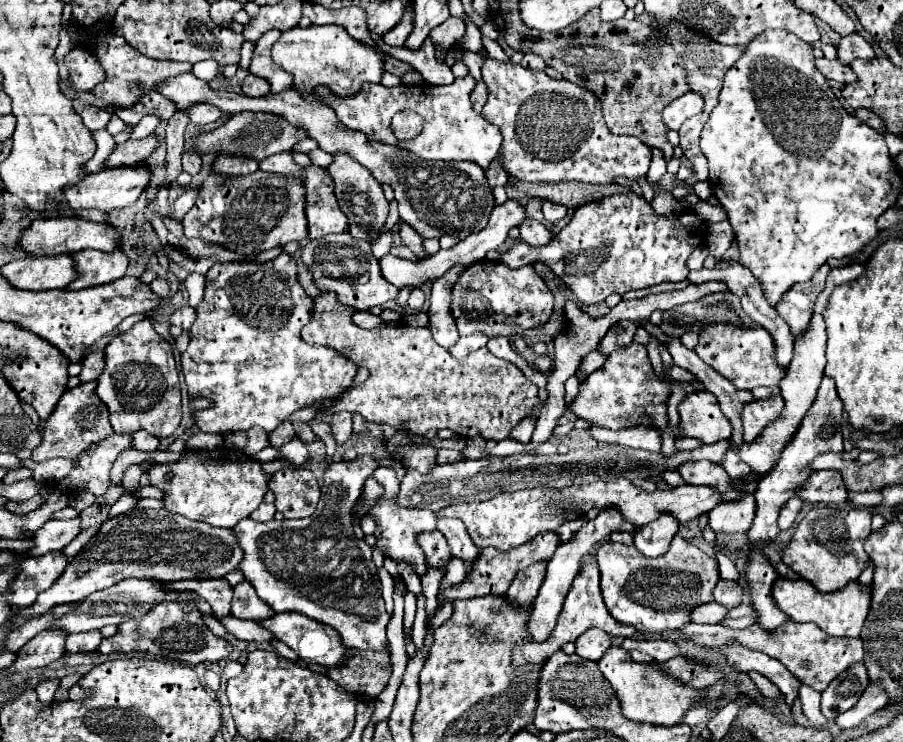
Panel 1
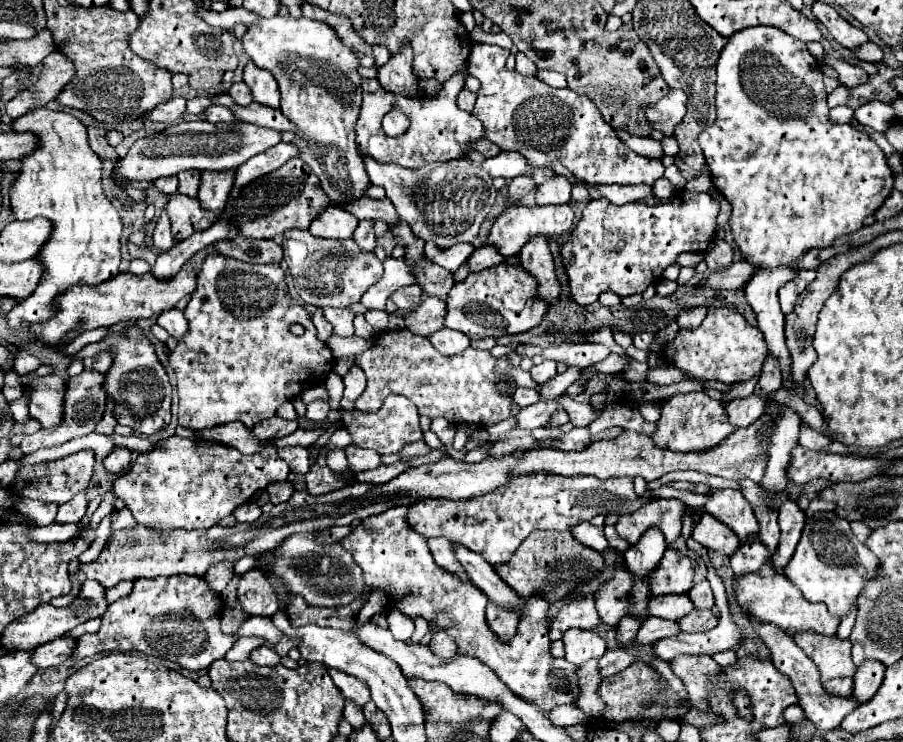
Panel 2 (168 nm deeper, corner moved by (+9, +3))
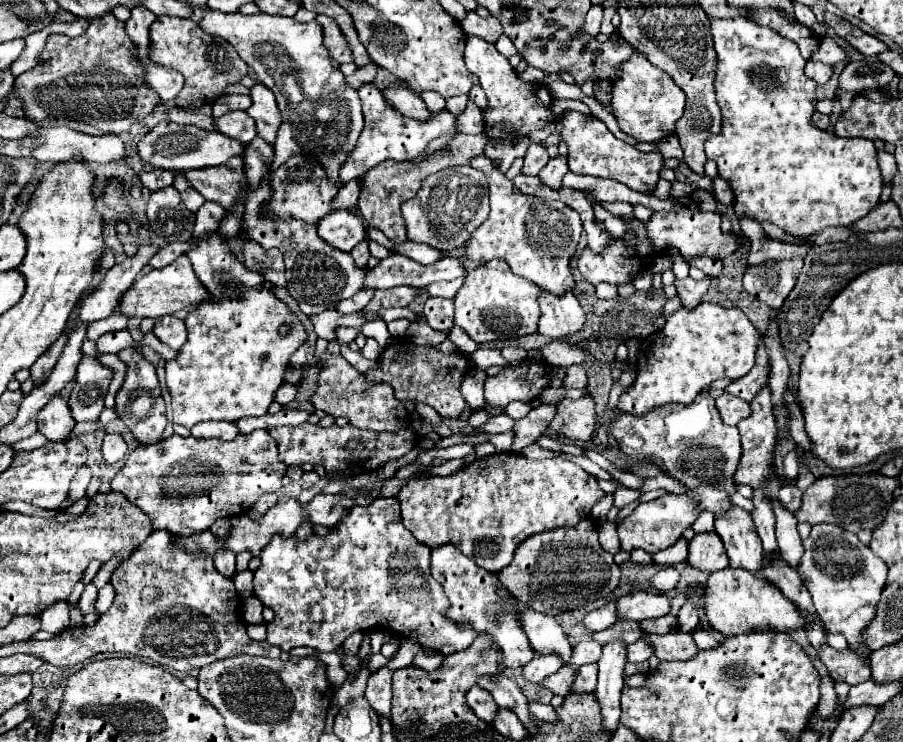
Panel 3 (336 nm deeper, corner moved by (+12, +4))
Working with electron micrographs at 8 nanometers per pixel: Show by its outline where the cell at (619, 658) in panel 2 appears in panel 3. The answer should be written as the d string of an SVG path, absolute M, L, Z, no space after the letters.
M596 663L580 667L572 685L572 693L592 693L594 687L596 687Z

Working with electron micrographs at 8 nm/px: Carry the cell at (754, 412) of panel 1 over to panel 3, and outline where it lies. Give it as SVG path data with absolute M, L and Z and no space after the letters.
M724 393L722 397L716 399L716 409L720 411L720 417L726 425L738 425L738 421L742 421L750 415L750 405L728 393Z

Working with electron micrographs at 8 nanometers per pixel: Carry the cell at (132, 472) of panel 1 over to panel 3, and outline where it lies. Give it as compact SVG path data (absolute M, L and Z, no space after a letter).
M108 433L104 437L104 445L102 445L102 455L108 463L116 463L126 455L126 441L116 435L116 433Z

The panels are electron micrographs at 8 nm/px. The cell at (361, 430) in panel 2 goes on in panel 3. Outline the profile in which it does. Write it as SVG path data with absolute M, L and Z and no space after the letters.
M324 351L320 355L318 365L320 365L318 387L316 387L316 393L310 397L310 403L314 409L320 409L334 417L346 417L350 425L376 431L376 433L380 431L394 433L396 429L404 429L404 425L408 425L408 413L404 411L402 403L394 397L394 391L388 383L370 385L366 377L360 371L356 371L340 353L332 355Z

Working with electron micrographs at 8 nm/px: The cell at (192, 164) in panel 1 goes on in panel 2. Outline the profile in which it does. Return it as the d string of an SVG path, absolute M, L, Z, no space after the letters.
M181 170L177 174L177 178L179 178L179 194L185 194L185 196L195 198L197 196L197 190L199 190L201 172L199 170Z

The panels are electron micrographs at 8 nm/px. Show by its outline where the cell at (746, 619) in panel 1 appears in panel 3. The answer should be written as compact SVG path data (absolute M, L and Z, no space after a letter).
M666 615L666 617L658 617L658 619L646 619L646 621L640 621L640 627L646 633L658 633L658 635L674 633L676 631L676 617Z

